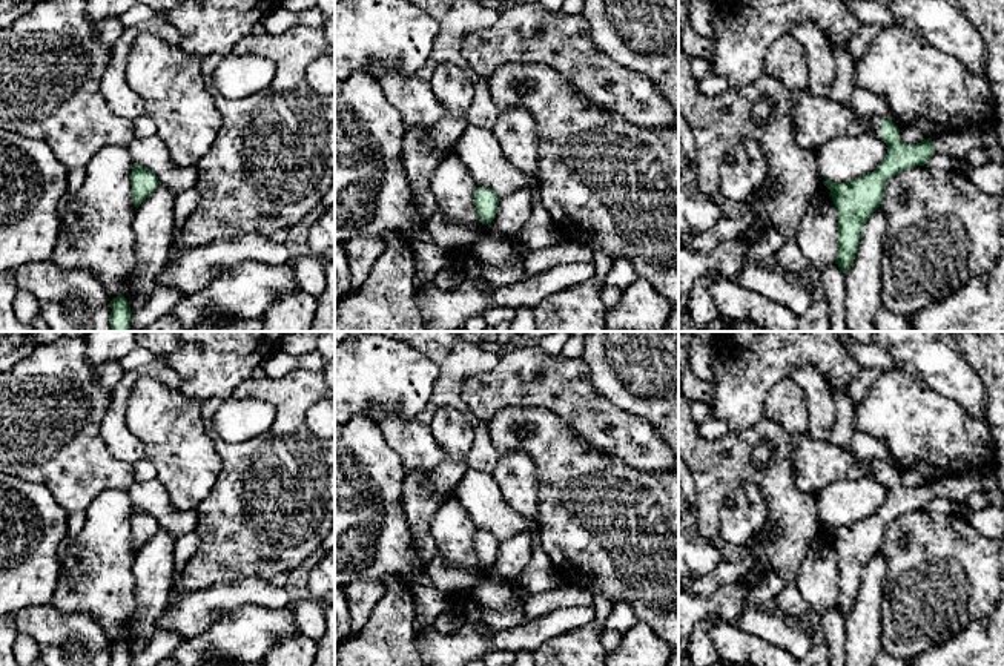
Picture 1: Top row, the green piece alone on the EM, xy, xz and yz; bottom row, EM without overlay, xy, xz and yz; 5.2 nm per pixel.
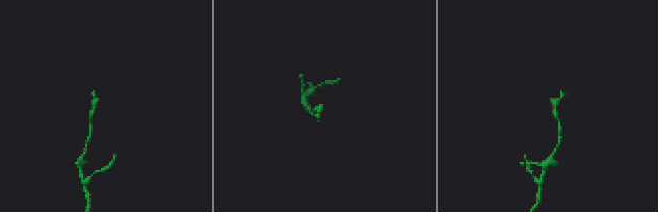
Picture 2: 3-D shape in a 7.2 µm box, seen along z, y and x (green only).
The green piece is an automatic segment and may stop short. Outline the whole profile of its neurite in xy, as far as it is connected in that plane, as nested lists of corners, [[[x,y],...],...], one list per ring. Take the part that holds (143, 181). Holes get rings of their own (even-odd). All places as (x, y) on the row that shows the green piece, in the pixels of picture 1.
[[[134,164],[130,173],[130,186],[132,186],[132,199],[135,207],[154,193],[157,186],[160,184],[157,175],[149,169]]]

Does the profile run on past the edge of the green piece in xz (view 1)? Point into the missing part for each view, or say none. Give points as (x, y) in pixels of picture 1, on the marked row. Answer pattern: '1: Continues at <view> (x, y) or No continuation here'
1: No continuation here

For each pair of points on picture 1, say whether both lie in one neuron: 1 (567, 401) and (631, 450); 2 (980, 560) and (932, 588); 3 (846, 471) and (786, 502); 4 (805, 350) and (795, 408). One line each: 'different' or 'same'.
1: same
2: same
3: different
4: different

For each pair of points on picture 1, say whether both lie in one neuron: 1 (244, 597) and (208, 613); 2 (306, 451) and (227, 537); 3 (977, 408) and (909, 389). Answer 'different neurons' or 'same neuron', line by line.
1: same neuron
2: same neuron
3: different neurons

